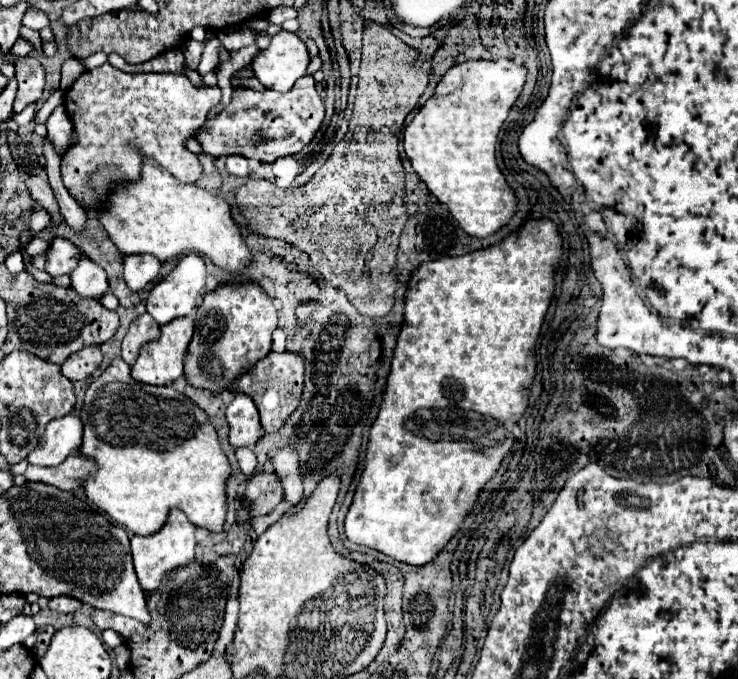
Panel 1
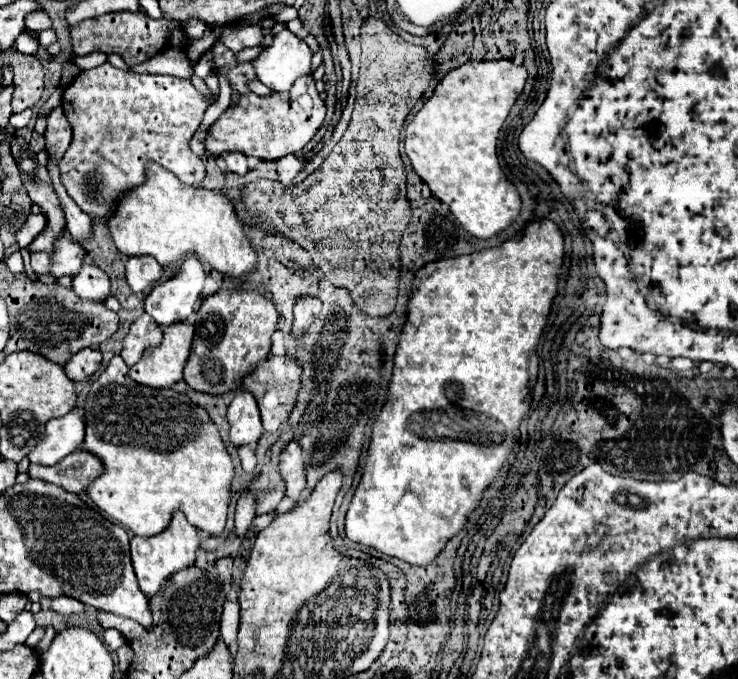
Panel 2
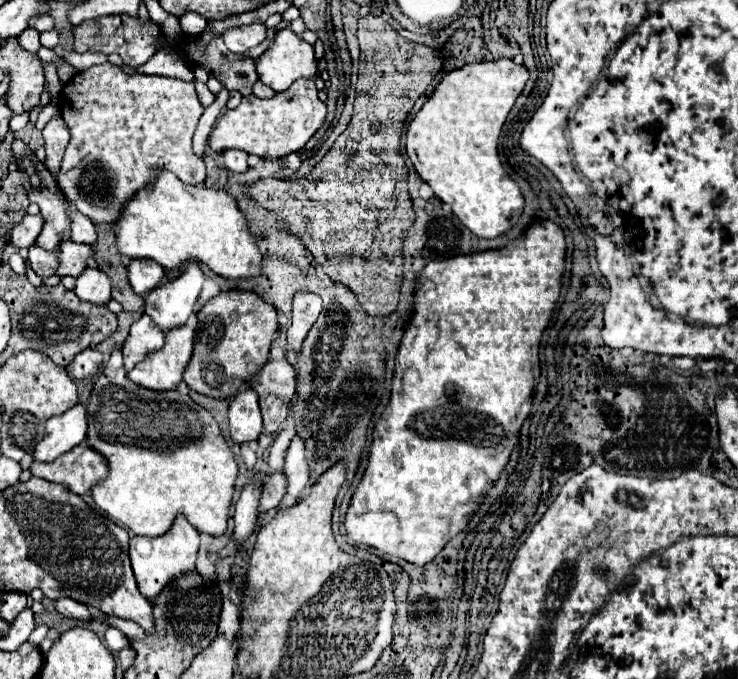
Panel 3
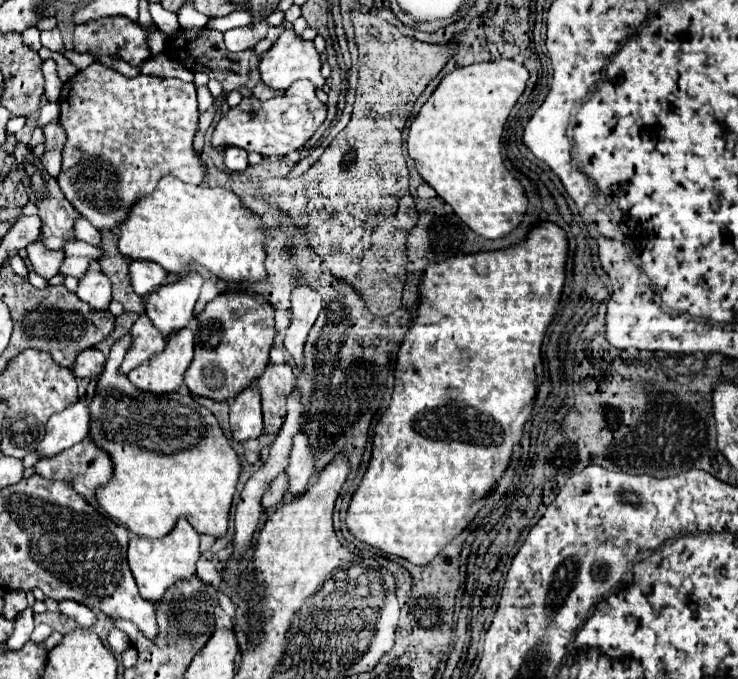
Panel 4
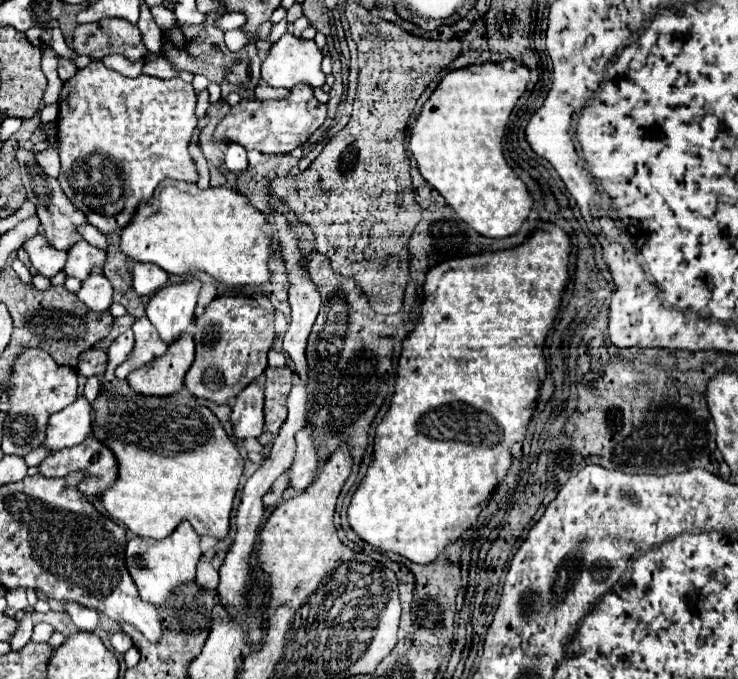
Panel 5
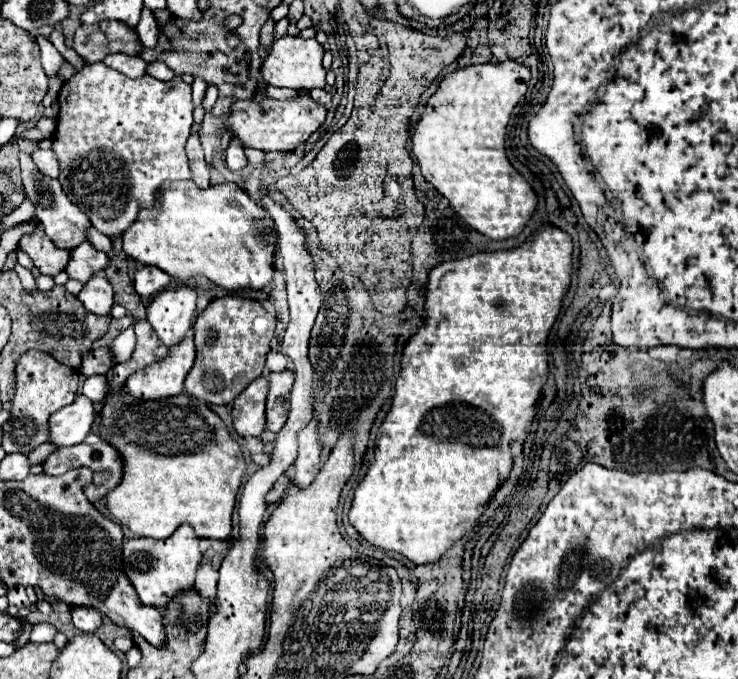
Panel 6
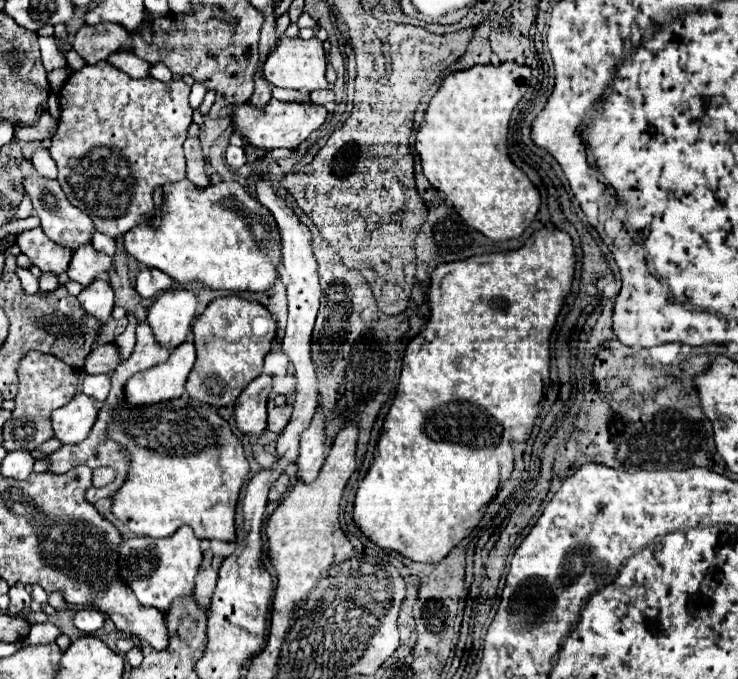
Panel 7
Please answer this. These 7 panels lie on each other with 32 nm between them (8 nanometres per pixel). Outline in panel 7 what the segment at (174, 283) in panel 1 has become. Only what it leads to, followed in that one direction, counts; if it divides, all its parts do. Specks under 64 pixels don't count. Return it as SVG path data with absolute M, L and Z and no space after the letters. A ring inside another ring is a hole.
M188 290L162 294L148 310L148 324L156 342L168 350L178 348L190 334L196 318L196 298Z

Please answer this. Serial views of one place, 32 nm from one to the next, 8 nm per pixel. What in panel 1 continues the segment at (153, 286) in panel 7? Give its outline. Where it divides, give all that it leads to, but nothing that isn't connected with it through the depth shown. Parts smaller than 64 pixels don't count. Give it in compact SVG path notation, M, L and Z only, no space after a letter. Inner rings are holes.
M136 254L126 256L124 260L124 280L134 290L140 292L148 288L160 274L160 262L154 256L148 254Z

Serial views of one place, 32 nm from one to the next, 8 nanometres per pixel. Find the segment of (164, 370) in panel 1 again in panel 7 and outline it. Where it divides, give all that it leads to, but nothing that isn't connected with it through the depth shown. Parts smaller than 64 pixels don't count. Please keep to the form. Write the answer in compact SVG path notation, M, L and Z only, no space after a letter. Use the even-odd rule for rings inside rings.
M186 340L170 352L170 358L164 364L158 364L148 372L140 372L128 380L128 402L132 406L144 406L182 396L186 378L194 366L194 358L194 344L192 340Z

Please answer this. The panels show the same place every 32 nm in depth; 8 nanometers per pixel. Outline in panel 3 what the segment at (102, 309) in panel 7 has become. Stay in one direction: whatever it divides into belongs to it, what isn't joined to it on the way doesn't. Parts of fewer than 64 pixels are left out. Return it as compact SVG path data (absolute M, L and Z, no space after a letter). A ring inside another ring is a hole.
M86 268L76 278L76 296L96 306L106 306L110 302L110 278L98 268Z

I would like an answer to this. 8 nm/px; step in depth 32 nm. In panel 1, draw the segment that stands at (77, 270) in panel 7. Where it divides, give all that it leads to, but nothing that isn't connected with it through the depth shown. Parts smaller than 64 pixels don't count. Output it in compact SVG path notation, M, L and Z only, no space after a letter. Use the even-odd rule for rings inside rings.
M54 238L50 252L48 252L48 264L46 272L50 276L62 276L72 274L72 268L76 268L78 260L82 256L80 248L74 248L74 244L68 238Z

